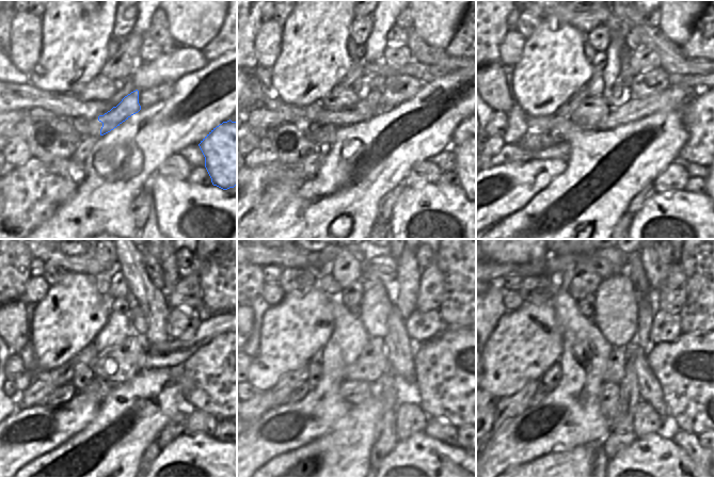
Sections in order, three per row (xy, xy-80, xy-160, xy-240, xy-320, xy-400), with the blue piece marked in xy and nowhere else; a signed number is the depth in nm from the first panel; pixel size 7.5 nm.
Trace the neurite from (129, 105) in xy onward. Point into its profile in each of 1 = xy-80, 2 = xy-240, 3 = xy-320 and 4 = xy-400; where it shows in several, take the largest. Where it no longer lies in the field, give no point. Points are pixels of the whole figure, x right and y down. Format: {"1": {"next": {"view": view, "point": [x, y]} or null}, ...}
{"1": {"next": {"view": "xy-80", "point": [374, 100]}}, "2": {"next": {"view": "xy-240", "point": [138, 322]}}, "3": {"next": {"view": "xy-320", "point": [376, 305]}}, "4": {"next": {"view": "xy-400", "point": [616, 312]}}}

